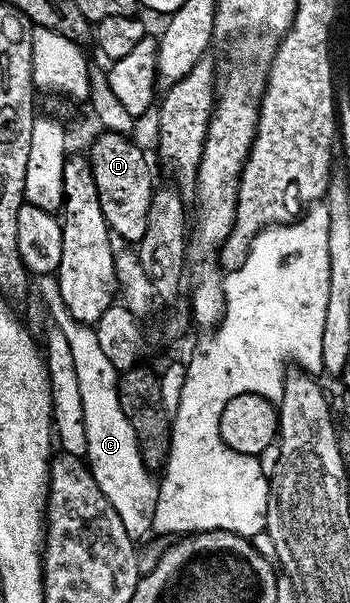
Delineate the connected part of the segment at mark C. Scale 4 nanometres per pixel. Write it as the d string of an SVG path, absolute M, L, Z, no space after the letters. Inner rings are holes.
M57 274L39 275L36 283L38 295L50 314L49 318L58 323L64 331L72 349L73 364L76 365L80 397L83 401L84 430L87 434L87 451L84 459L89 464L104 497L108 497L112 509L120 513L120 521L124 521L124 529L128 529L130 538L135 541L141 540L141 535L149 536L152 531L152 517L156 513L158 500L158 483L142 459L142 450L138 448L134 426L128 421L128 417L124 417L124 409L118 396L120 371L100 349L95 328L91 324L76 321L76 317L68 313L68 305L64 305L64 297L60 297Z

